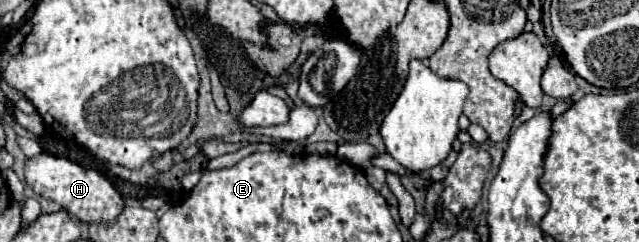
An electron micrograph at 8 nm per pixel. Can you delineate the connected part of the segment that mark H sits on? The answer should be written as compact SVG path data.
M39 154L29 158L25 162L25 182L35 194L57 202L63 210L87 224L111 226L111 222L115 222L115 218L119 218L125 208L123 196L99 170L83 168L81 164L71 162L67 158L57 158L51 154Z

